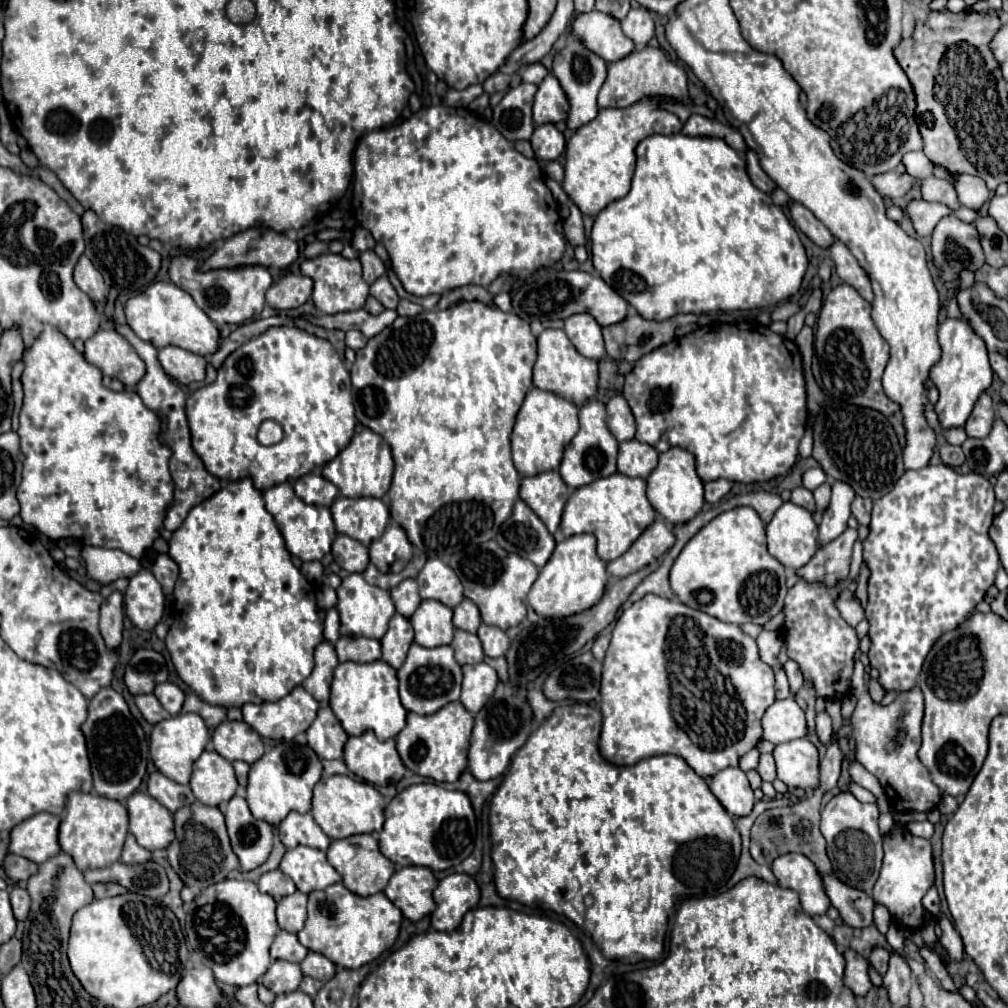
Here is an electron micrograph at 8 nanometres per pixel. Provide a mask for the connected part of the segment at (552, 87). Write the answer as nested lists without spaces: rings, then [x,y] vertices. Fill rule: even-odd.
[[[546,76],[544,82],[538,84],[538,92],[534,98],[534,122],[536,126],[542,124],[558,124],[568,120],[568,96],[562,90],[556,76]]]

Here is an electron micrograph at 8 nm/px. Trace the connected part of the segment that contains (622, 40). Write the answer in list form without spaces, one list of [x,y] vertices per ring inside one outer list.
[[[598,10],[580,14],[572,22],[572,34],[584,38],[588,50],[600,54],[608,64],[626,58],[636,48],[634,42],[624,36],[618,20]]]

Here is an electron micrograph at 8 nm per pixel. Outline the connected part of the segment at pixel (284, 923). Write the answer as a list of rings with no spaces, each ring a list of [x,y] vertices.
[[[296,892],[292,896],[284,896],[276,908],[278,926],[286,932],[300,932],[306,920],[306,896]]]

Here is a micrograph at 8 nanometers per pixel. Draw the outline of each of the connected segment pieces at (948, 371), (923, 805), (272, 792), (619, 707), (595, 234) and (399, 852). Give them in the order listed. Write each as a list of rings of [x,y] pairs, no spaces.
[[[946,318],[938,328],[938,342],[942,348],[942,360],[930,372],[930,380],[940,392],[936,414],[942,428],[964,426],[978,396],[992,384],[994,374],[988,362],[988,350],[984,340],[974,332],[966,318]]]
[[[856,660],[854,674],[852,674],[852,688],[850,688],[850,694],[858,700],[856,710],[852,714],[852,722],[856,722],[856,760],[880,780],[890,804],[898,812],[908,812],[908,810],[930,812],[942,800],[942,792],[930,780],[928,770],[916,756],[920,748],[924,696],[916,688],[904,694],[898,694],[890,706],[880,706],[872,702],[864,686],[862,674],[864,674],[864,666],[860,660]]]
[[[282,742],[268,754],[264,754],[258,762],[252,764],[248,774],[248,806],[254,818],[268,822],[270,826],[278,826],[288,812],[310,812],[312,806],[312,788],[322,776],[322,762],[316,758],[316,752],[308,746],[300,746],[296,742]]]
[[[646,594],[642,600],[634,602],[618,618],[618,622],[612,630],[610,648],[608,648],[606,658],[604,658],[600,694],[602,694],[602,716],[604,716],[602,736],[600,736],[600,754],[610,764],[632,766],[632,764],[640,762],[642,758],[650,758],[650,756],[658,756],[658,754],[676,754],[676,756],[684,758],[688,762],[688,766],[702,778],[712,778],[714,774],[718,774],[724,768],[738,766],[740,758],[758,746],[758,742],[762,740],[762,734],[764,734],[762,732],[762,716],[764,716],[766,708],[772,706],[776,700],[776,696],[774,696],[774,670],[762,662],[762,658],[758,654],[758,642],[752,636],[744,634],[738,624],[720,622],[718,618],[714,618],[710,614],[688,608],[680,600],[668,600],[668,598],[654,596],[654,594]]]
[[[652,134],[638,144],[636,156],[638,156],[638,162],[636,162],[636,172],[632,178],[630,192],[624,198],[606,206],[596,216],[590,240],[592,240],[592,262],[594,262],[596,272],[600,274],[600,278],[604,278],[604,282],[608,282],[608,286],[612,286],[612,290],[616,290],[616,294],[620,294],[634,310],[638,310],[638,314],[642,318],[668,320],[682,312],[684,314],[688,314],[688,312],[706,314],[706,312],[736,312],[736,310],[766,308],[766,306],[776,306],[778,302],[786,302],[790,296],[794,296],[800,290],[804,272],[808,268],[808,258],[806,258],[804,246],[798,238],[796,228],[786,218],[784,210],[780,206],[776,206],[768,194],[764,194],[762,190],[758,190],[752,184],[752,180],[746,172],[744,156],[736,154],[730,146],[726,146],[724,140],[690,138],[684,134],[670,134],[670,136]]]
[[[414,784],[392,798],[386,808],[386,822],[379,833],[379,849],[396,866],[426,866],[432,870],[448,870],[464,862],[474,850],[476,836],[476,816],[470,798],[458,790],[446,790],[438,784]]]

